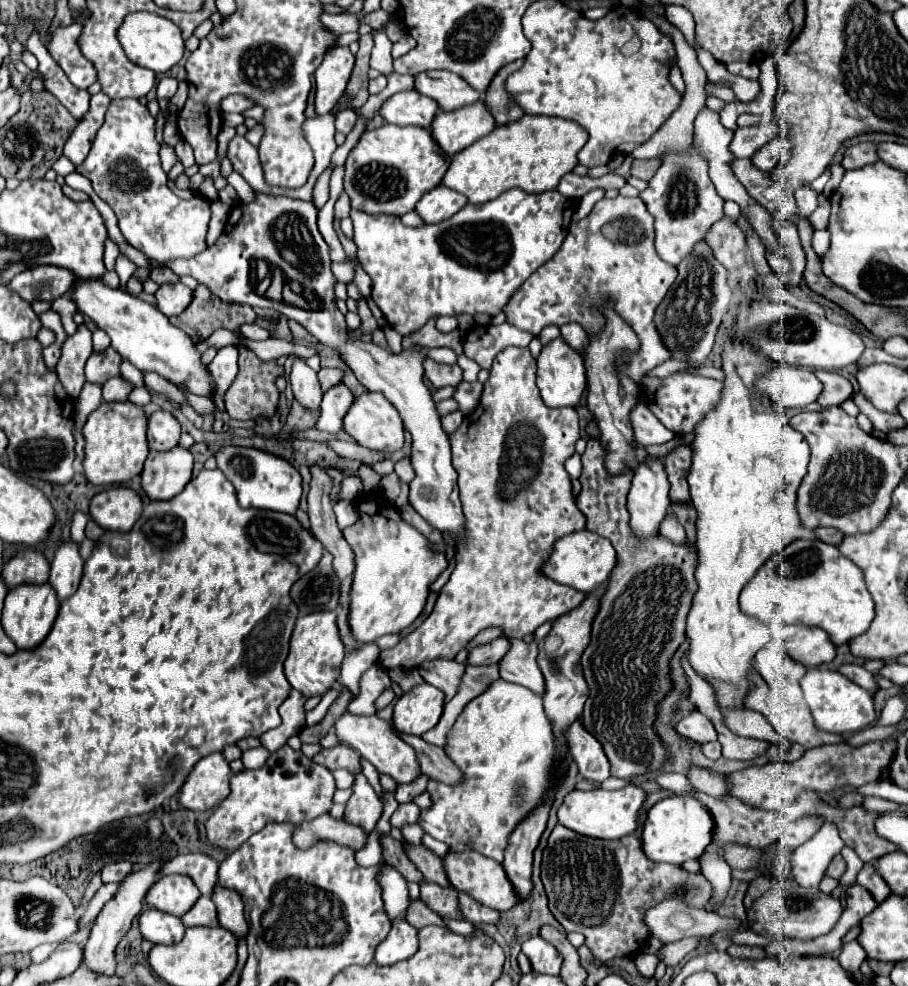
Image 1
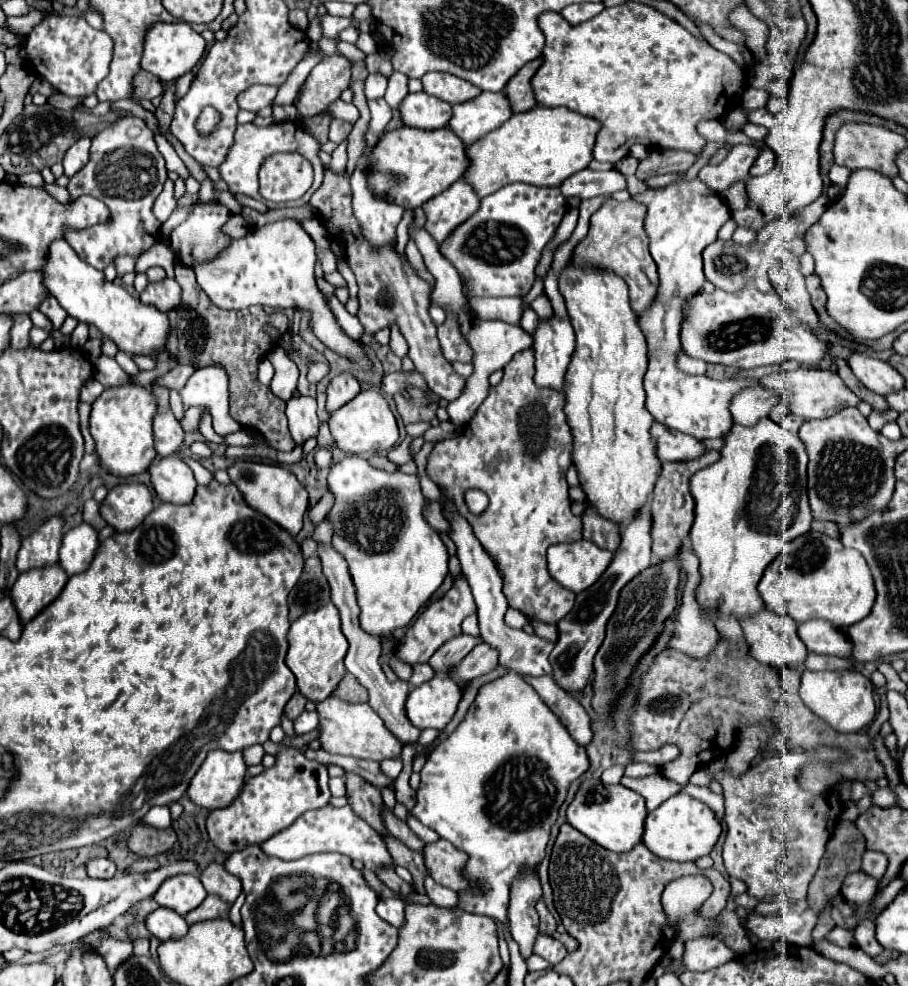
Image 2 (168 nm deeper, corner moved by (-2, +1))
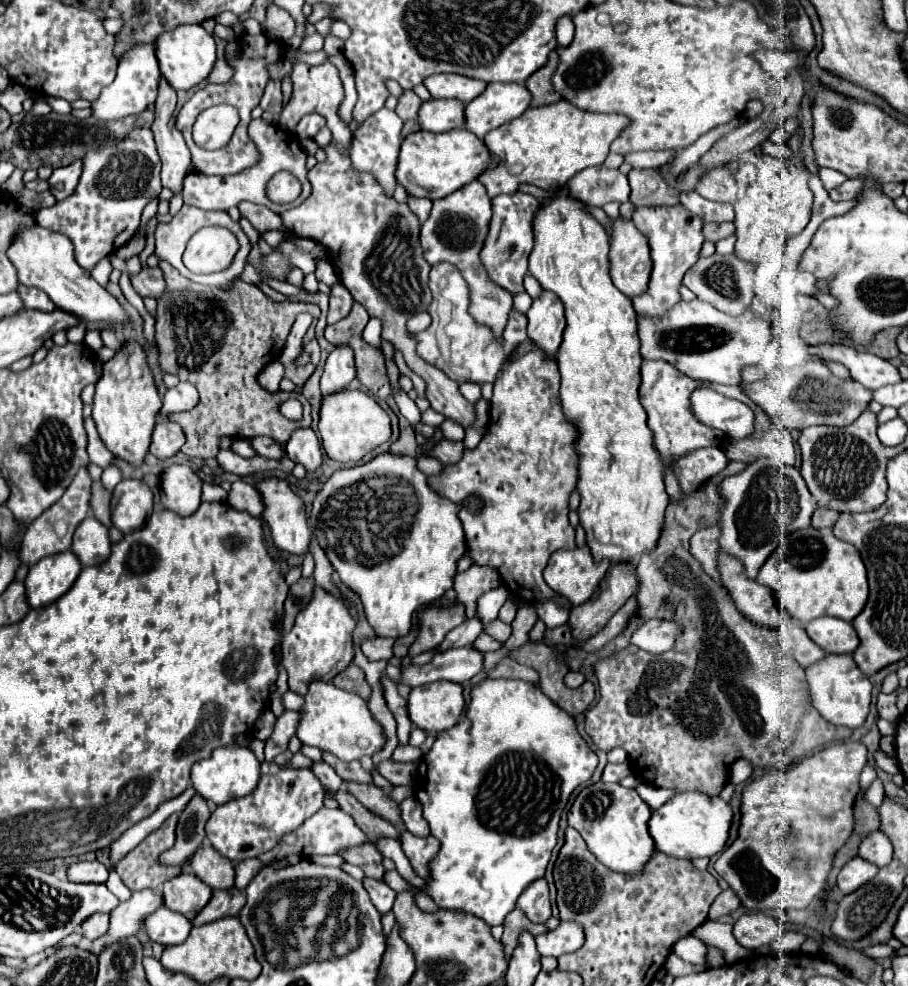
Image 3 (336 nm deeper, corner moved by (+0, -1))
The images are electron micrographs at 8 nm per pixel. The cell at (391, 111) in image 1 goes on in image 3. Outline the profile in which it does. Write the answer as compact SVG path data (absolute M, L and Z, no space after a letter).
M426 100L418 110L418 124L428 132L448 132L464 126L464 104L460 100Z

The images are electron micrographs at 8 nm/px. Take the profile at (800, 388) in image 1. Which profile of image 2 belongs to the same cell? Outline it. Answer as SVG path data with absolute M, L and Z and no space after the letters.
M758 384L754 388L746 388L740 394L736 394L728 410L734 424L754 426L760 418L766 418L778 402L780 402L780 396L770 394L766 388Z

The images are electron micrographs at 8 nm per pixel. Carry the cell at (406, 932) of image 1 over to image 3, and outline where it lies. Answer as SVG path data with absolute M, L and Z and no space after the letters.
M364 878L364 888L366 888L366 892L370 894L372 904L376 906L376 910L378 910L382 916L392 910L394 900L396 900L396 892L394 892L386 882L372 880L372 878Z

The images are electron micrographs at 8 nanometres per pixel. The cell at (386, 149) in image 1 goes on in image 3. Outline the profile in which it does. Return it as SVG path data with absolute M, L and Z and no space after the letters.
M456 128L442 134L430 134L426 130L420 130L408 134L402 140L396 164L396 180L406 188L410 196L438 200L476 180L492 164L494 160L482 140L464 128Z

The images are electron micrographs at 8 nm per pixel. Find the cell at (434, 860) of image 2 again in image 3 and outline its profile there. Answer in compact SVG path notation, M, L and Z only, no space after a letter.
M402 832L402 850L404 854L410 858L410 864L412 868L416 870L416 874L424 880L428 880L428 864L436 858L436 852L440 852L440 842L432 836L426 836L426 838L418 838L410 832Z

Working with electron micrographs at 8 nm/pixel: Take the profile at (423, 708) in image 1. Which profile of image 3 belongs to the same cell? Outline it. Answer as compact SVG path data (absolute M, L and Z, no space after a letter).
M432 682L416 686L408 696L408 716L424 732L444 732L452 728L464 708L462 684Z

